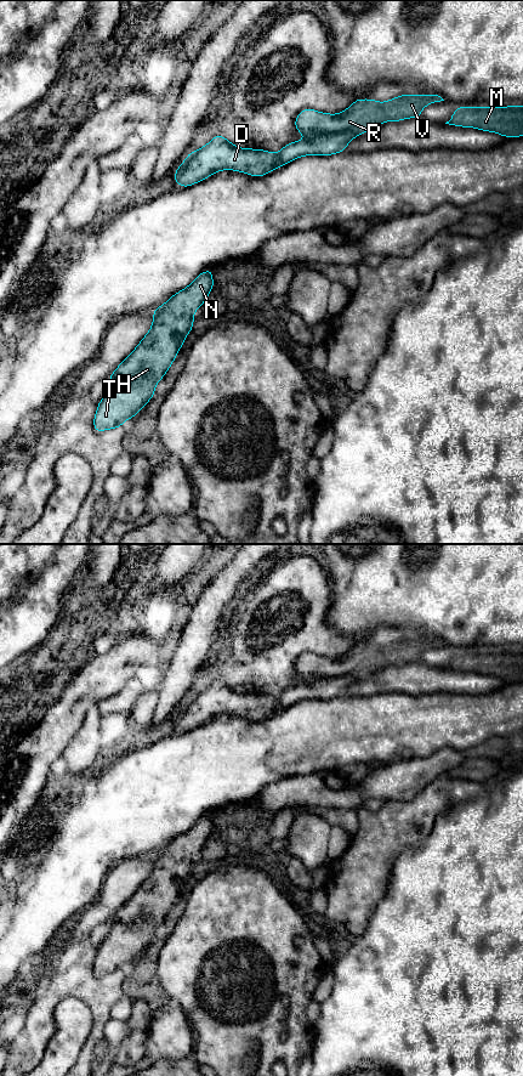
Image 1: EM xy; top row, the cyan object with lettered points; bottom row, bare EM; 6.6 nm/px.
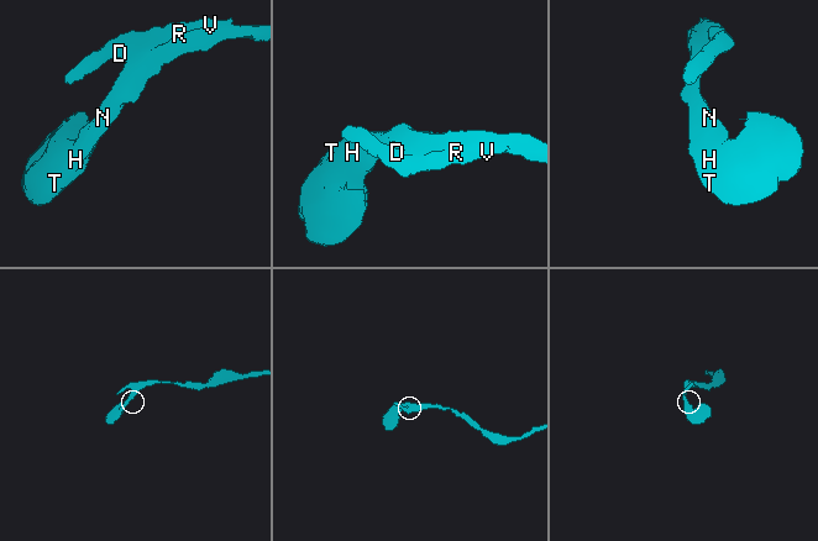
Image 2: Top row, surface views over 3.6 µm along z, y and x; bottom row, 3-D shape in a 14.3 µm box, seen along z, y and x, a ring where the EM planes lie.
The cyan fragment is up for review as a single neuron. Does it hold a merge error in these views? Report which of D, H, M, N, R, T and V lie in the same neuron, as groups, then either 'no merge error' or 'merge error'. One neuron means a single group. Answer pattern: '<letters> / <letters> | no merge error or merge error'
D H M N R T V | no merge error

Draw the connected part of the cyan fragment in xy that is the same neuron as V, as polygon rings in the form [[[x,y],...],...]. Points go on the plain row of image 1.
[[[402,639],[387,646],[356,644],[337,658],[303,653],[295,662],[295,673],[309,684],[290,686],[279,697],[239,692],[222,679],[191,696],[176,713],[174,725],[189,731],[221,714],[234,714],[255,721],[303,700],[332,700],[343,696],[349,685],[386,666],[420,662],[423,651],[444,645],[438,639]]]

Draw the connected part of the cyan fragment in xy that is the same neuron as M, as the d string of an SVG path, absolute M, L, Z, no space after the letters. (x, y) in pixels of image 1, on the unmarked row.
M523 650L508 651L456 651L445 668L476 672L496 676L504 681L523 680Z

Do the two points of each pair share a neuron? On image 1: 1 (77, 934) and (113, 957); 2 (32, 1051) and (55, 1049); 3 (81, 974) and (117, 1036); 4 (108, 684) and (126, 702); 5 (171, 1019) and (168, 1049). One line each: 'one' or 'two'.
1: one
2: two
3: two
4: two
5: one

